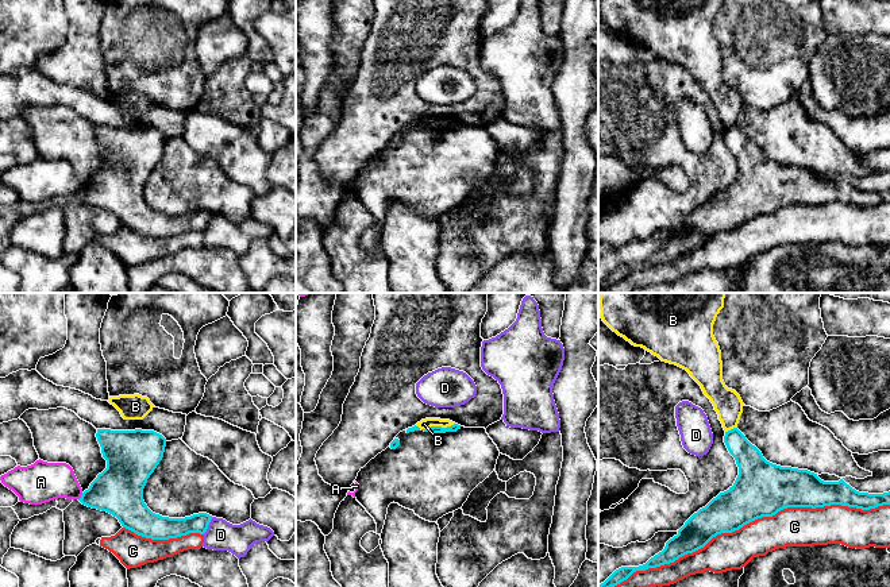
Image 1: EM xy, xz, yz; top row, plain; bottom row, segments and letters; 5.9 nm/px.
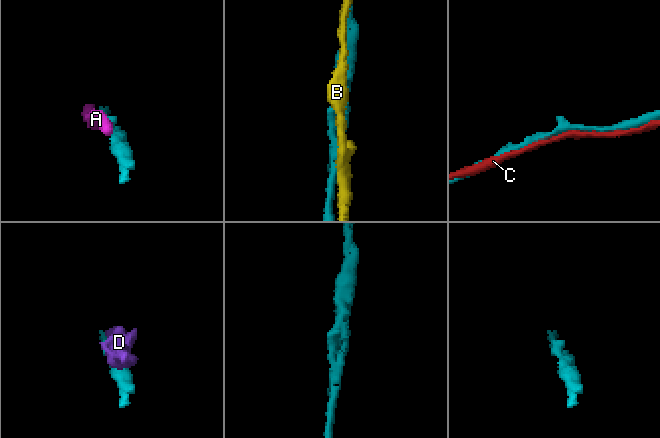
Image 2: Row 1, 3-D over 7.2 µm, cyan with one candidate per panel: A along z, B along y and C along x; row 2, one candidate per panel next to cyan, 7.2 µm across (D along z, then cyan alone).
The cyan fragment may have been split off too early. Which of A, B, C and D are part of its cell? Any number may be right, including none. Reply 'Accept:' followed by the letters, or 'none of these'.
Accept: none of these

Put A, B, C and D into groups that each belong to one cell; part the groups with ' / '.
A / B / C / D

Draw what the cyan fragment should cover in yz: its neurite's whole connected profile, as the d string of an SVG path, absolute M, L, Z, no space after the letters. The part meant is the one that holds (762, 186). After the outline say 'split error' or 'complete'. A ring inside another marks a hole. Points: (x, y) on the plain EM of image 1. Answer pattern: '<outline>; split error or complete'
M737 125L725 130L724 140L739 165L733 184L694 211L678 232L666 240L662 250L643 263L616 267L598 282L598 287L617 283L636 269L674 260L704 246L717 232L732 231L758 216L773 215L787 205L816 206L841 202L870 208L890 202L890 189L859 190L843 177L824 179L808 167L767 159Z; complete

